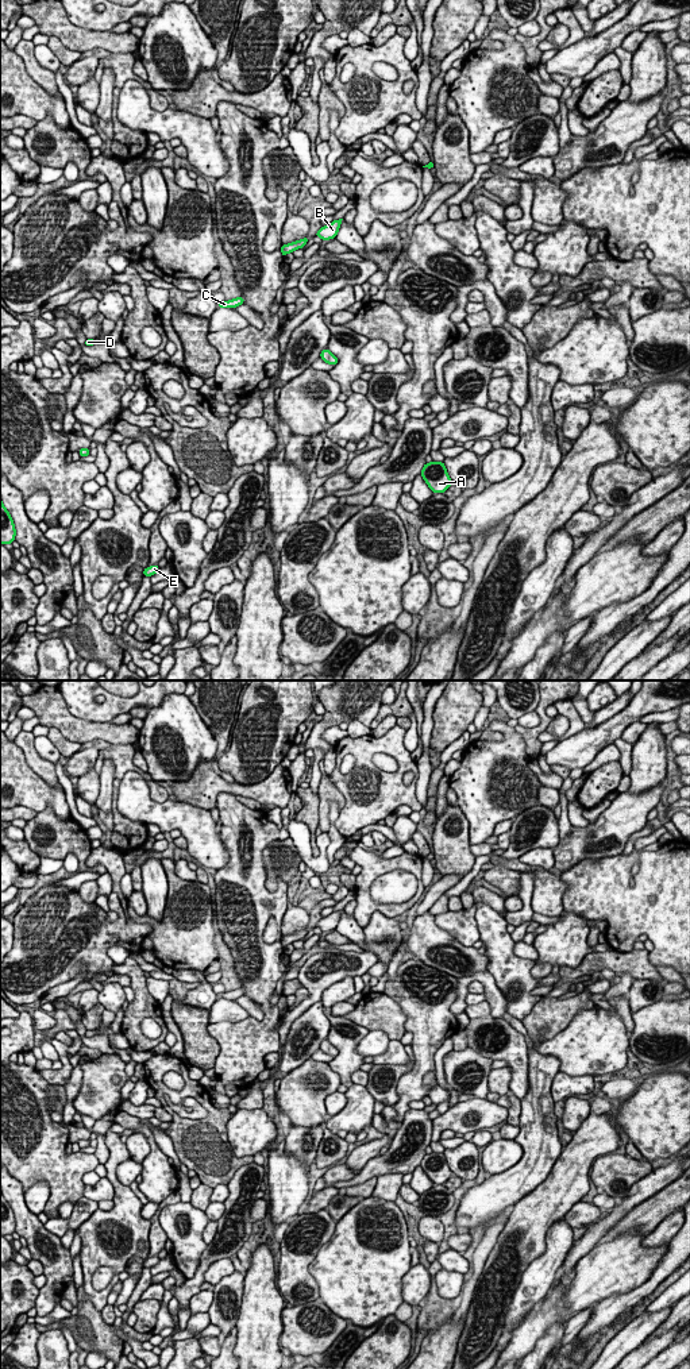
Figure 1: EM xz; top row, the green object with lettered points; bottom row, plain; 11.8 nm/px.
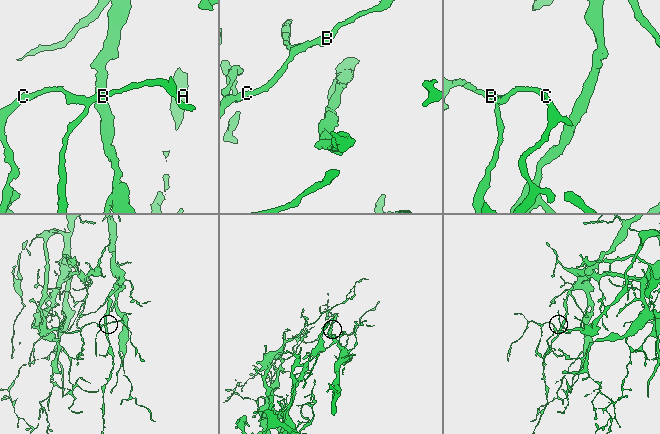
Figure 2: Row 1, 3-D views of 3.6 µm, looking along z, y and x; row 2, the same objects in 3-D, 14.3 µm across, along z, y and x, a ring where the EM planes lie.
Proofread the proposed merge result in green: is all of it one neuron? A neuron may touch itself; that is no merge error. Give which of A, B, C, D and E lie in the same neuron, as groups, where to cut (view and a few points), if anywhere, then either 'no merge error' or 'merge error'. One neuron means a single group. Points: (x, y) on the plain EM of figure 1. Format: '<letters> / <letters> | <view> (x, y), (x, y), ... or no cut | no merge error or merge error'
A B C D E | no cut | no merge error

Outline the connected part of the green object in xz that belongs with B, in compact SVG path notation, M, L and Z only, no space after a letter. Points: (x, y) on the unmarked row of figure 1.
M343 910L334 911L334 913L329 914L328 917L321 918L321 919L315 925L315 928L320 928L321 932L329 932L329 930L336 929L338 923L339 923L339 919L340 919L340 915L342 915L342 911L343 911Z

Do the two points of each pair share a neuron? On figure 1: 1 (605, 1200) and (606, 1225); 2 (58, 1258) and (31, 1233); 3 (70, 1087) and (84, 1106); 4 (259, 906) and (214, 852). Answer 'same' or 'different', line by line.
1: different
2: same
3: different
4: different

